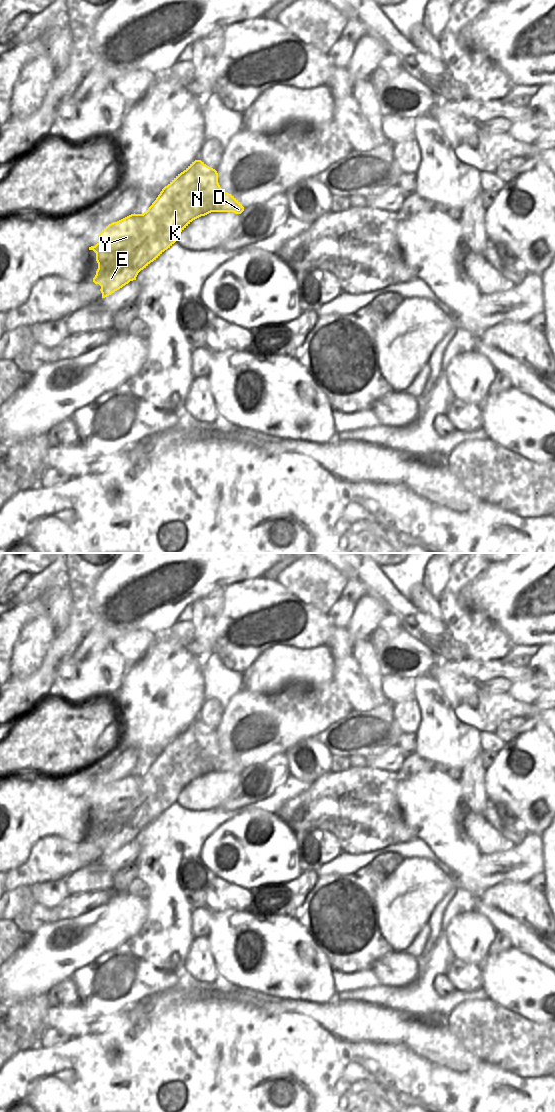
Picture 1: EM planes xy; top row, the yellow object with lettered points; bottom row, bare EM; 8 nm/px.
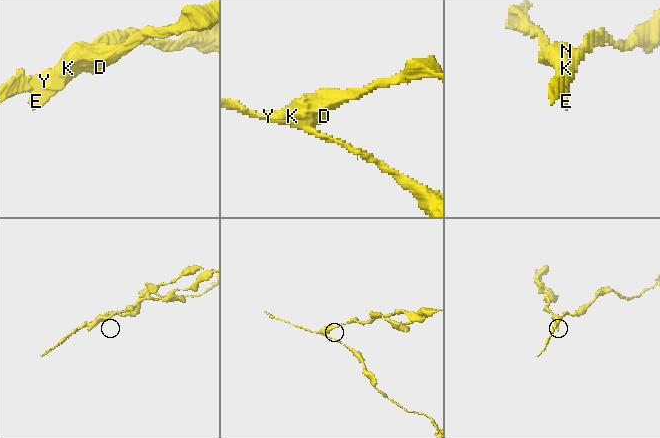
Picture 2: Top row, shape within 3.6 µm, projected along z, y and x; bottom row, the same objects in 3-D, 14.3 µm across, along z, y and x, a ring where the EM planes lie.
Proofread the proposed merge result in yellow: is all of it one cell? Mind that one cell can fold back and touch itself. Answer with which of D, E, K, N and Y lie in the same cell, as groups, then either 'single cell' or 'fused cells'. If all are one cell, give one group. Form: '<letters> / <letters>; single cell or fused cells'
D K N / E Y; fused cells

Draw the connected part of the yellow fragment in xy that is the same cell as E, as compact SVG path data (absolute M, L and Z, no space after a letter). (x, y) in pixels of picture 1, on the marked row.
M131 214L106 226L98 243L89 247L96 253L98 269L93 278L101 286L102 298L130 282L130 257L138 247L142 214Z

